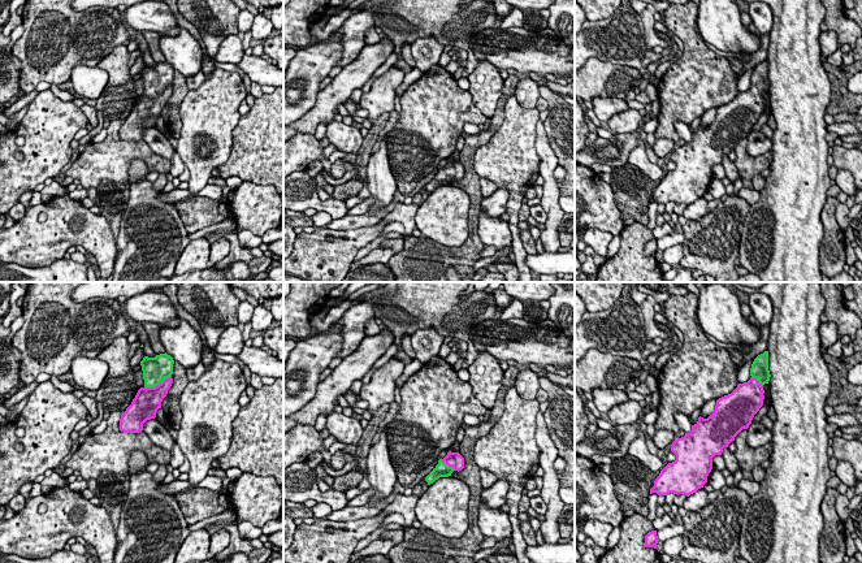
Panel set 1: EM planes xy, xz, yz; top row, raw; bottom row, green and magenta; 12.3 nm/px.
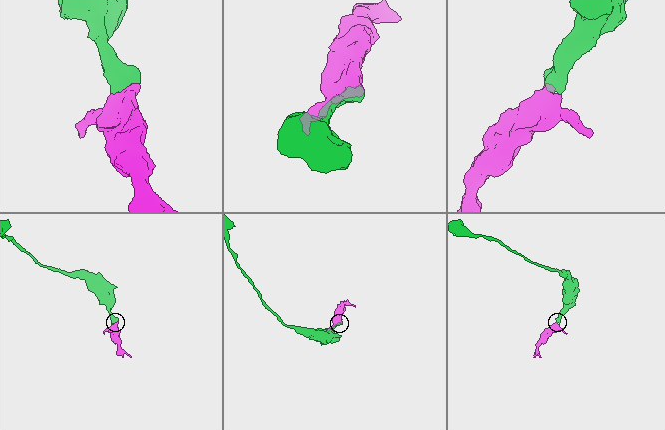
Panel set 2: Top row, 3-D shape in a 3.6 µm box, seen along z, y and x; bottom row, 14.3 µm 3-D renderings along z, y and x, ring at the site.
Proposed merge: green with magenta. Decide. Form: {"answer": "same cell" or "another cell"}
{"answer": "same cell"}

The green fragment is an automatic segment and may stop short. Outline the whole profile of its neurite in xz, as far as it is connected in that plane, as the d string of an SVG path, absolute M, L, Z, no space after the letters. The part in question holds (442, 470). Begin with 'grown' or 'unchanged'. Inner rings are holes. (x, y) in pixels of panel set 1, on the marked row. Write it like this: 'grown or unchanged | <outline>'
grown | M449 451L443 459L438 460L436 468L425 477L428 485L433 484L439 477L449 477L454 471L464 468L464 458L459 452Z

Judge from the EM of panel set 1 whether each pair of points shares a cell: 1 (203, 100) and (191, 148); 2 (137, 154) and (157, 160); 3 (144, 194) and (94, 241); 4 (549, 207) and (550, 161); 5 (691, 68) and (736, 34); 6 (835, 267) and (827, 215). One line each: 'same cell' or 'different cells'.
1: same cell
2: same cell
3: different cells
4: same cell
5: different cells
6: same cell

